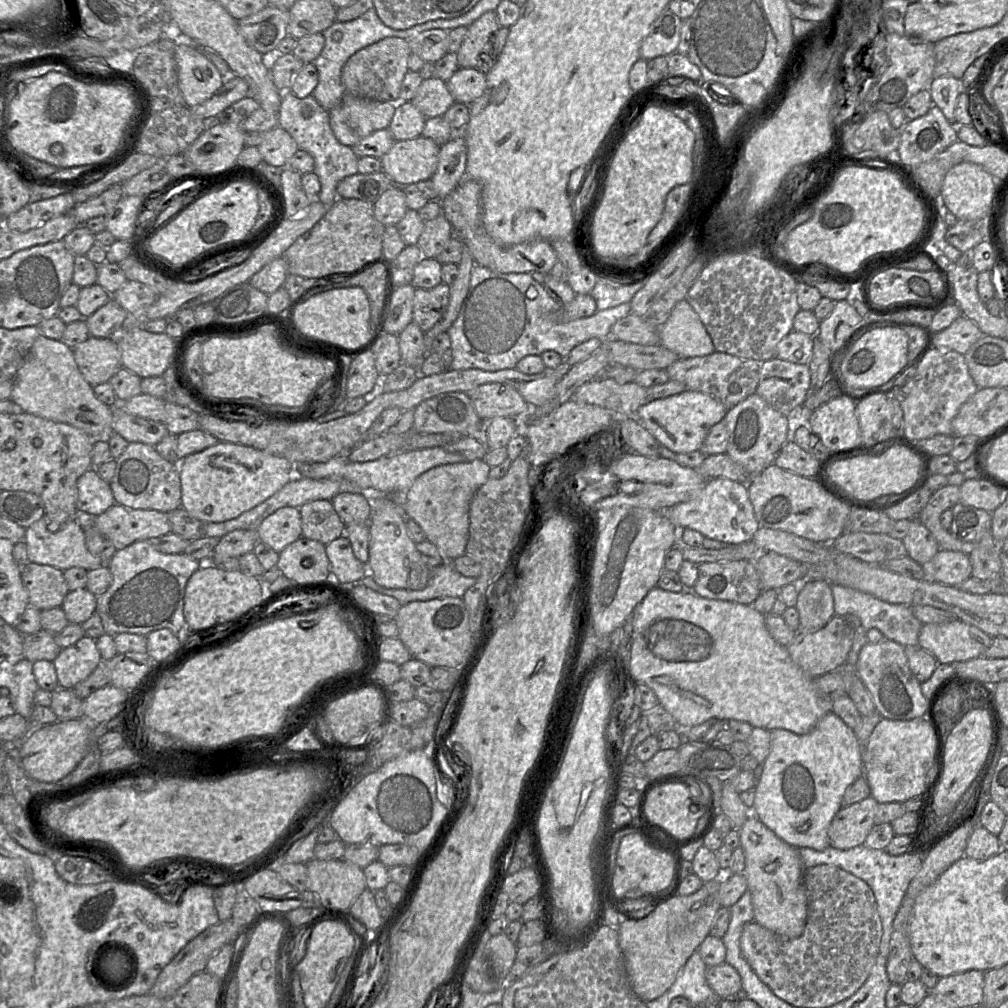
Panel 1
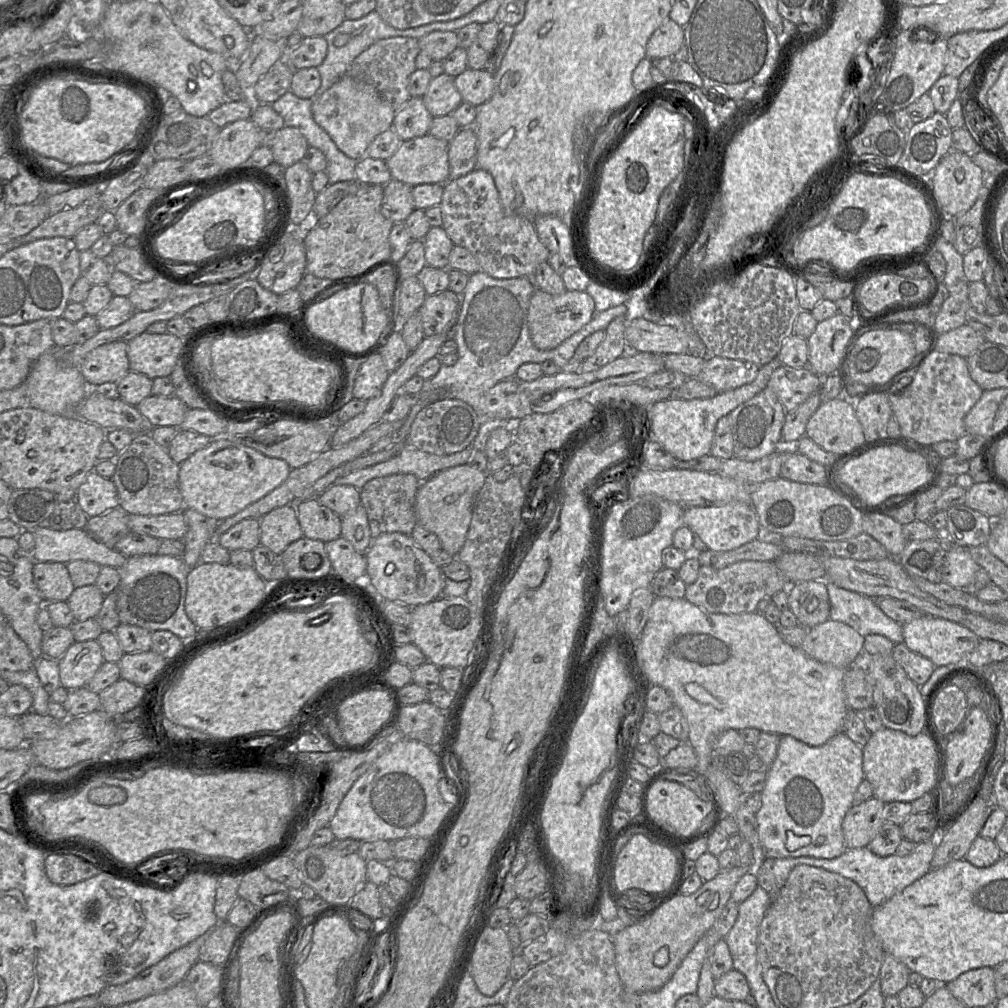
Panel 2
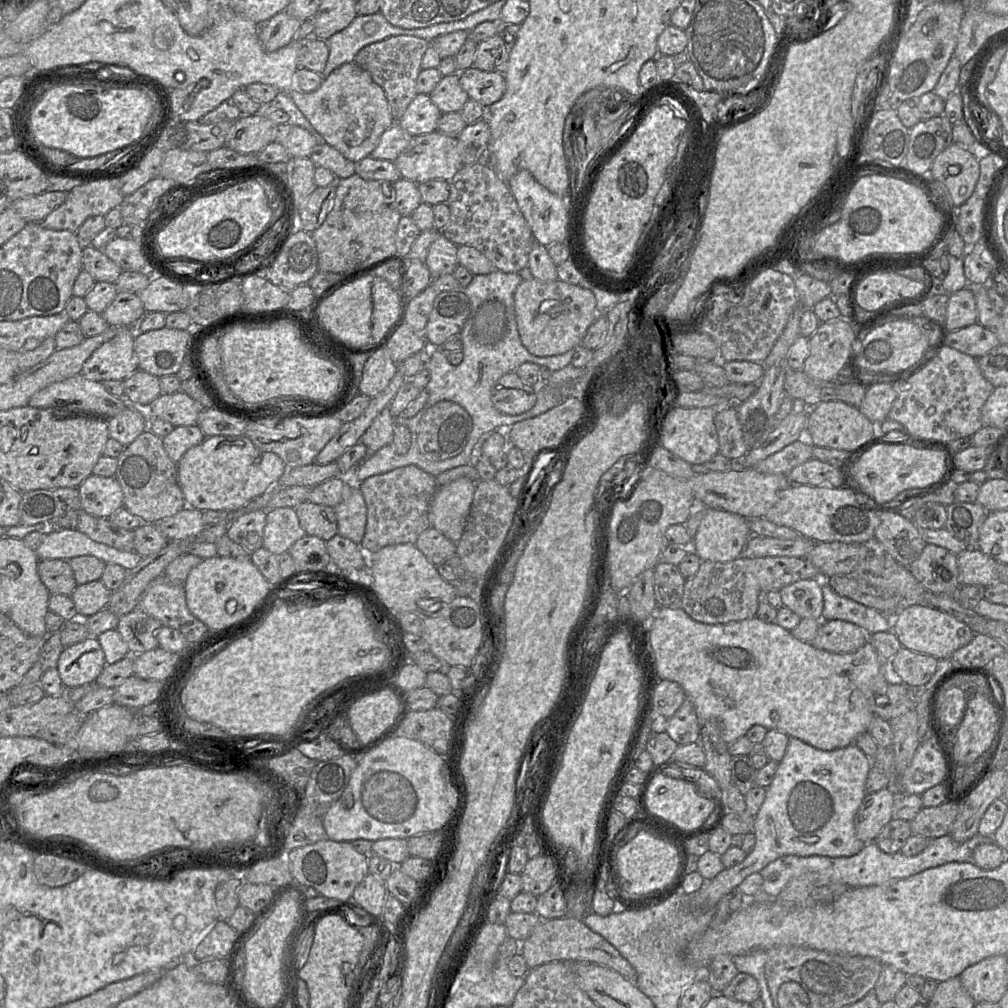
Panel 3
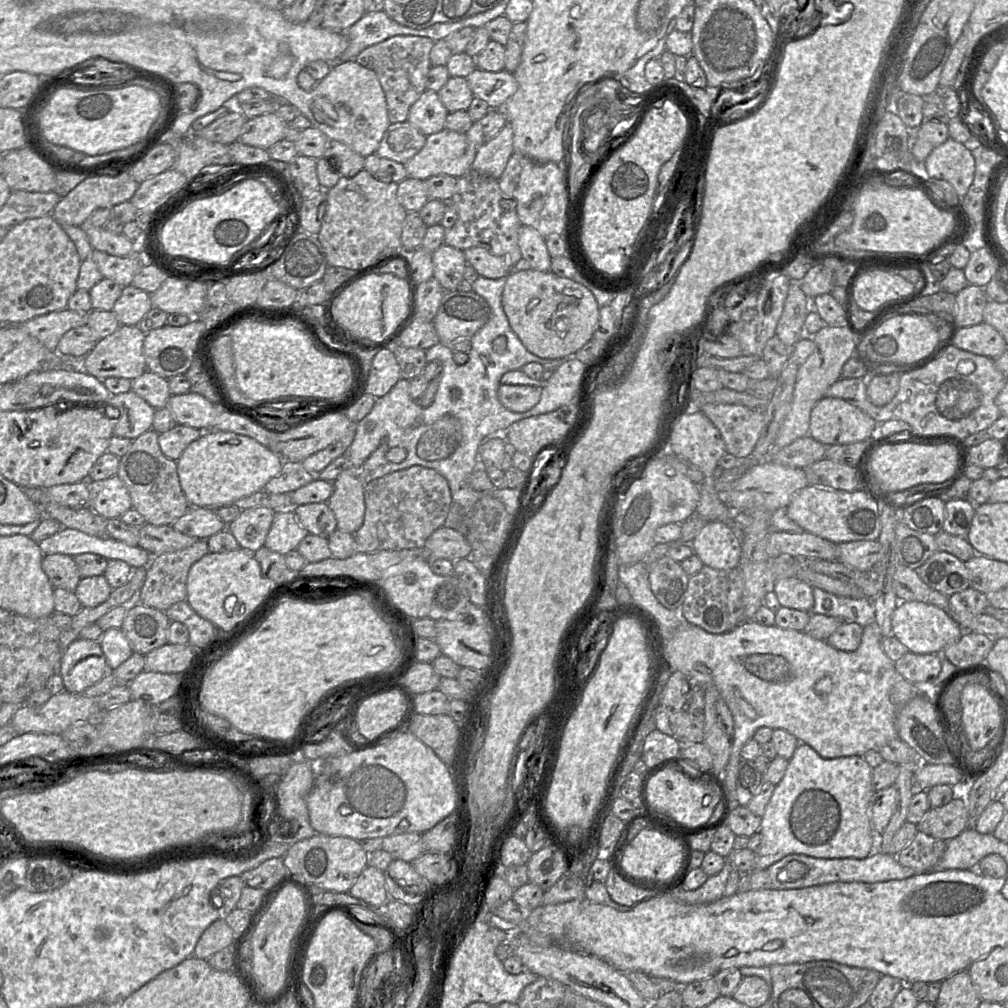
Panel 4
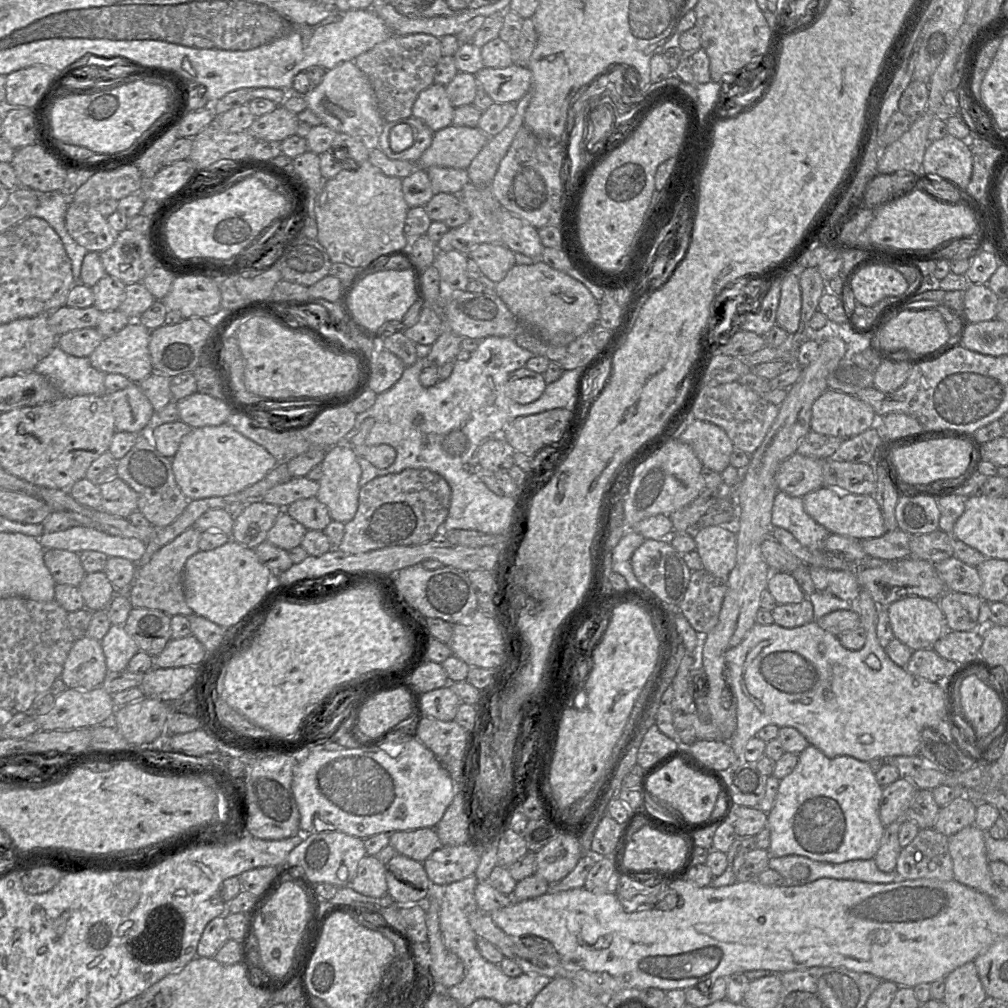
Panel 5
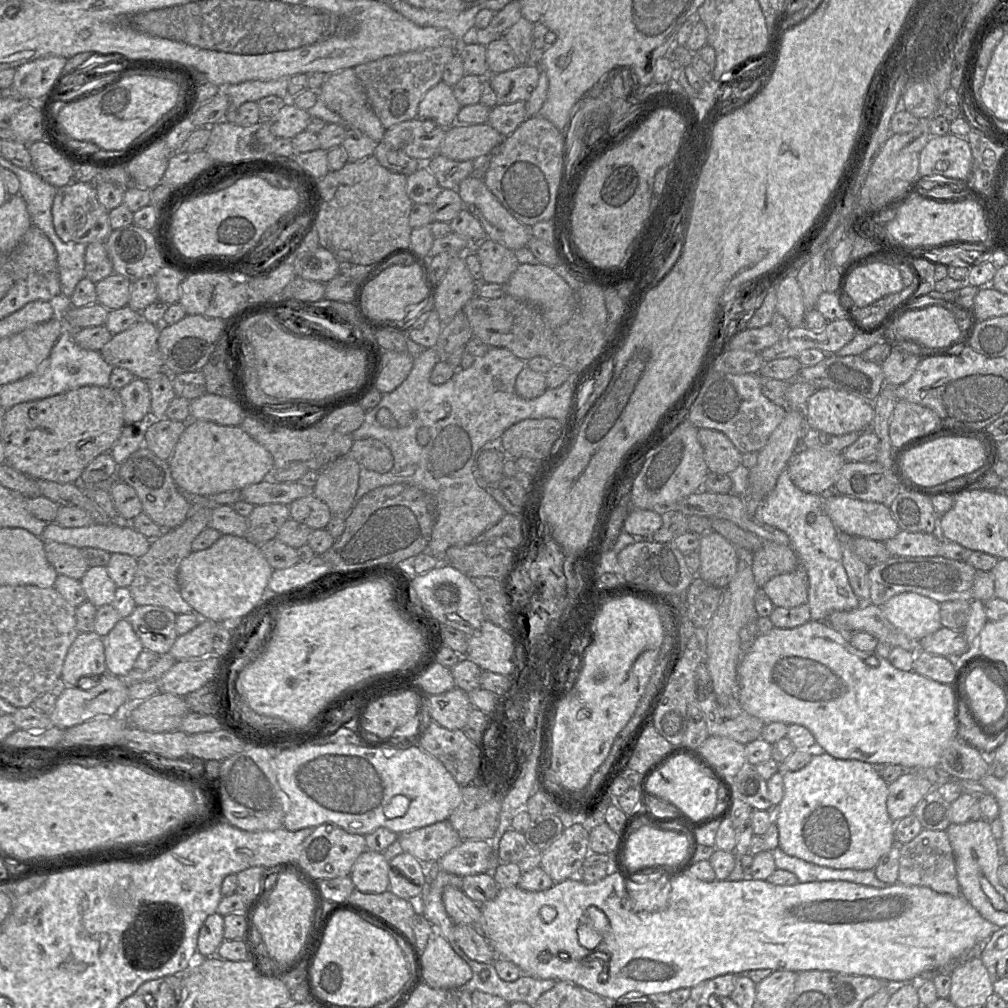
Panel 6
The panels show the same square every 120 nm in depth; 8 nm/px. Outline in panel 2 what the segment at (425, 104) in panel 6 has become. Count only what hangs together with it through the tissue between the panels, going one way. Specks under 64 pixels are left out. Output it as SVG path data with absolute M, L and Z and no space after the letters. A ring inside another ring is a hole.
M411 97L396 111L392 128L402 141L410 140L429 134L433 118L422 97Z

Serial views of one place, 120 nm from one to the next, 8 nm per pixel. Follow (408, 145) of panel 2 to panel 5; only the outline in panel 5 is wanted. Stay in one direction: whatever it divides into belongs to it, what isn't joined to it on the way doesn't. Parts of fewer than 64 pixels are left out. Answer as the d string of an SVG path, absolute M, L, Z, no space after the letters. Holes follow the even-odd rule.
M451 124L434 132L432 143L420 157L417 167L467 169L489 138L478 127Z

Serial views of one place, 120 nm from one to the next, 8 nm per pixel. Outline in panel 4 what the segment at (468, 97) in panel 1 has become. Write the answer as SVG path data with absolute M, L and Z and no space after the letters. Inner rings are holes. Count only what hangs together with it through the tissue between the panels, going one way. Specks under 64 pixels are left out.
M476 68L466 80L474 97L484 100L490 109L502 109L518 89L514 74L505 70L488 72Z

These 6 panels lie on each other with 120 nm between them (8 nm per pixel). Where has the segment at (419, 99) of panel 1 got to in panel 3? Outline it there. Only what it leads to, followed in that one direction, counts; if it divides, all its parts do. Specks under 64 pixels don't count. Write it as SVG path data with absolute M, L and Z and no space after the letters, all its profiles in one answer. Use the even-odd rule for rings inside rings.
M458 74L443 76L429 95L441 113L461 112L469 99L460 85Z

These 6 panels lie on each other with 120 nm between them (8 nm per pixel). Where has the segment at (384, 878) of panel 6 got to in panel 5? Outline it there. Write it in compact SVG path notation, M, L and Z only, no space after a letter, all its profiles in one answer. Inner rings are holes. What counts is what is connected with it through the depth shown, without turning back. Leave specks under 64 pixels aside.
M365 855L358 864L354 879L347 887L370 897L387 895L385 865L375 856Z

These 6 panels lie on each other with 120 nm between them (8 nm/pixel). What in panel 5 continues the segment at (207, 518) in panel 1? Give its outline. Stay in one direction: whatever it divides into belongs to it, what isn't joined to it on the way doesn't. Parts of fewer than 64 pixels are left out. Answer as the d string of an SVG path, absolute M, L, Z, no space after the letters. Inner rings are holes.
M227 423L193 428L182 437L171 461L176 483L188 500L241 492L262 480L277 465L276 459L263 446Z

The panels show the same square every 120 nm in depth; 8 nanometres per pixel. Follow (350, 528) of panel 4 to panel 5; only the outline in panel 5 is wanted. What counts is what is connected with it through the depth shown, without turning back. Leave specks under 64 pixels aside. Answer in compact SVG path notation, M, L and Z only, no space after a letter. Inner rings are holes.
M345 443L330 447L320 463L322 477L318 481L319 490L316 498L326 505L332 520L347 523L353 519L358 508L359 480L361 468L353 448Z

